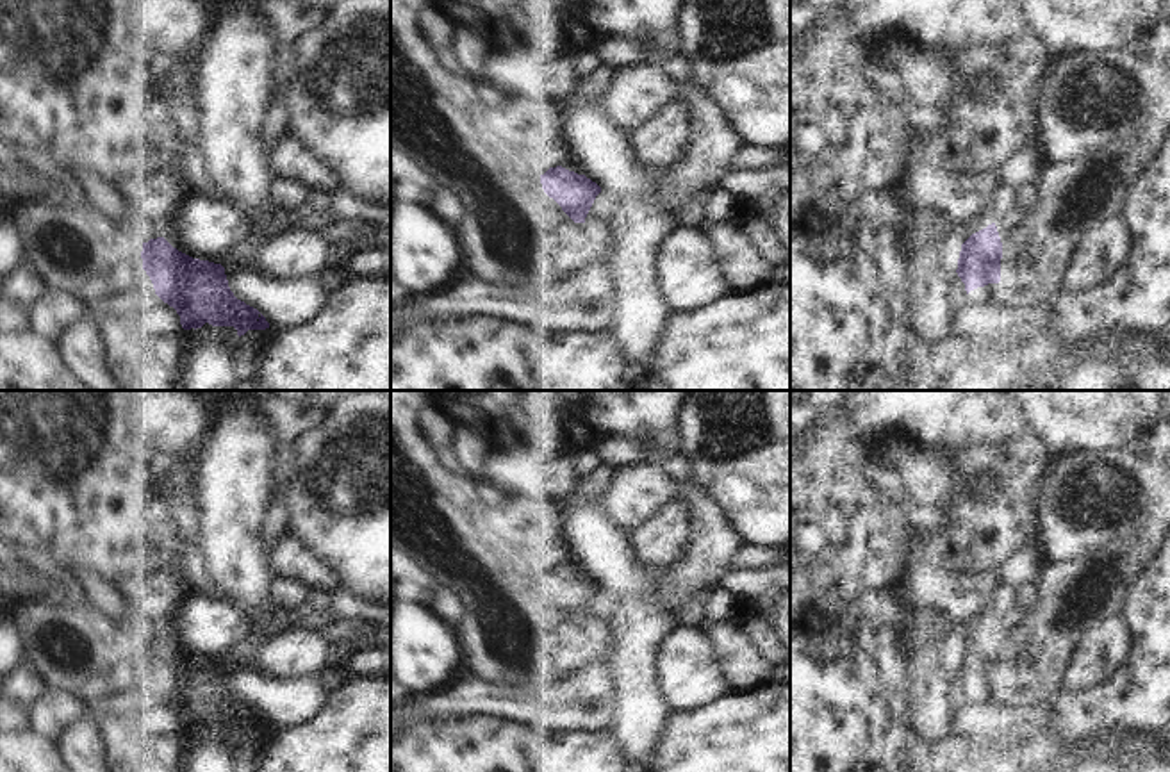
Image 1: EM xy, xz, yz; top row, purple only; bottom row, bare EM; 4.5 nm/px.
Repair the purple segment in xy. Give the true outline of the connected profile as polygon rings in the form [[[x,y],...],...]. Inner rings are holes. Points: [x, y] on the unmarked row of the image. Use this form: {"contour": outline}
{"contour": [[[164,636],[143,642],[141,658],[155,694],[177,710],[184,729],[209,722],[234,726],[241,736],[248,729],[269,727],[257,708],[234,695],[221,663],[193,658]]]}

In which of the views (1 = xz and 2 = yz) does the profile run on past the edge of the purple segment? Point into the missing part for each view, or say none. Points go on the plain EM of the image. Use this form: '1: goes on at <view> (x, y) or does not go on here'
1: does not go on here
2: does not go on here

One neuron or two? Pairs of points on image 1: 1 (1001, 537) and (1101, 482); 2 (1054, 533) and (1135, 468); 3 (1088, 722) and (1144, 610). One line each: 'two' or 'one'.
1: two
2: one
3: one

